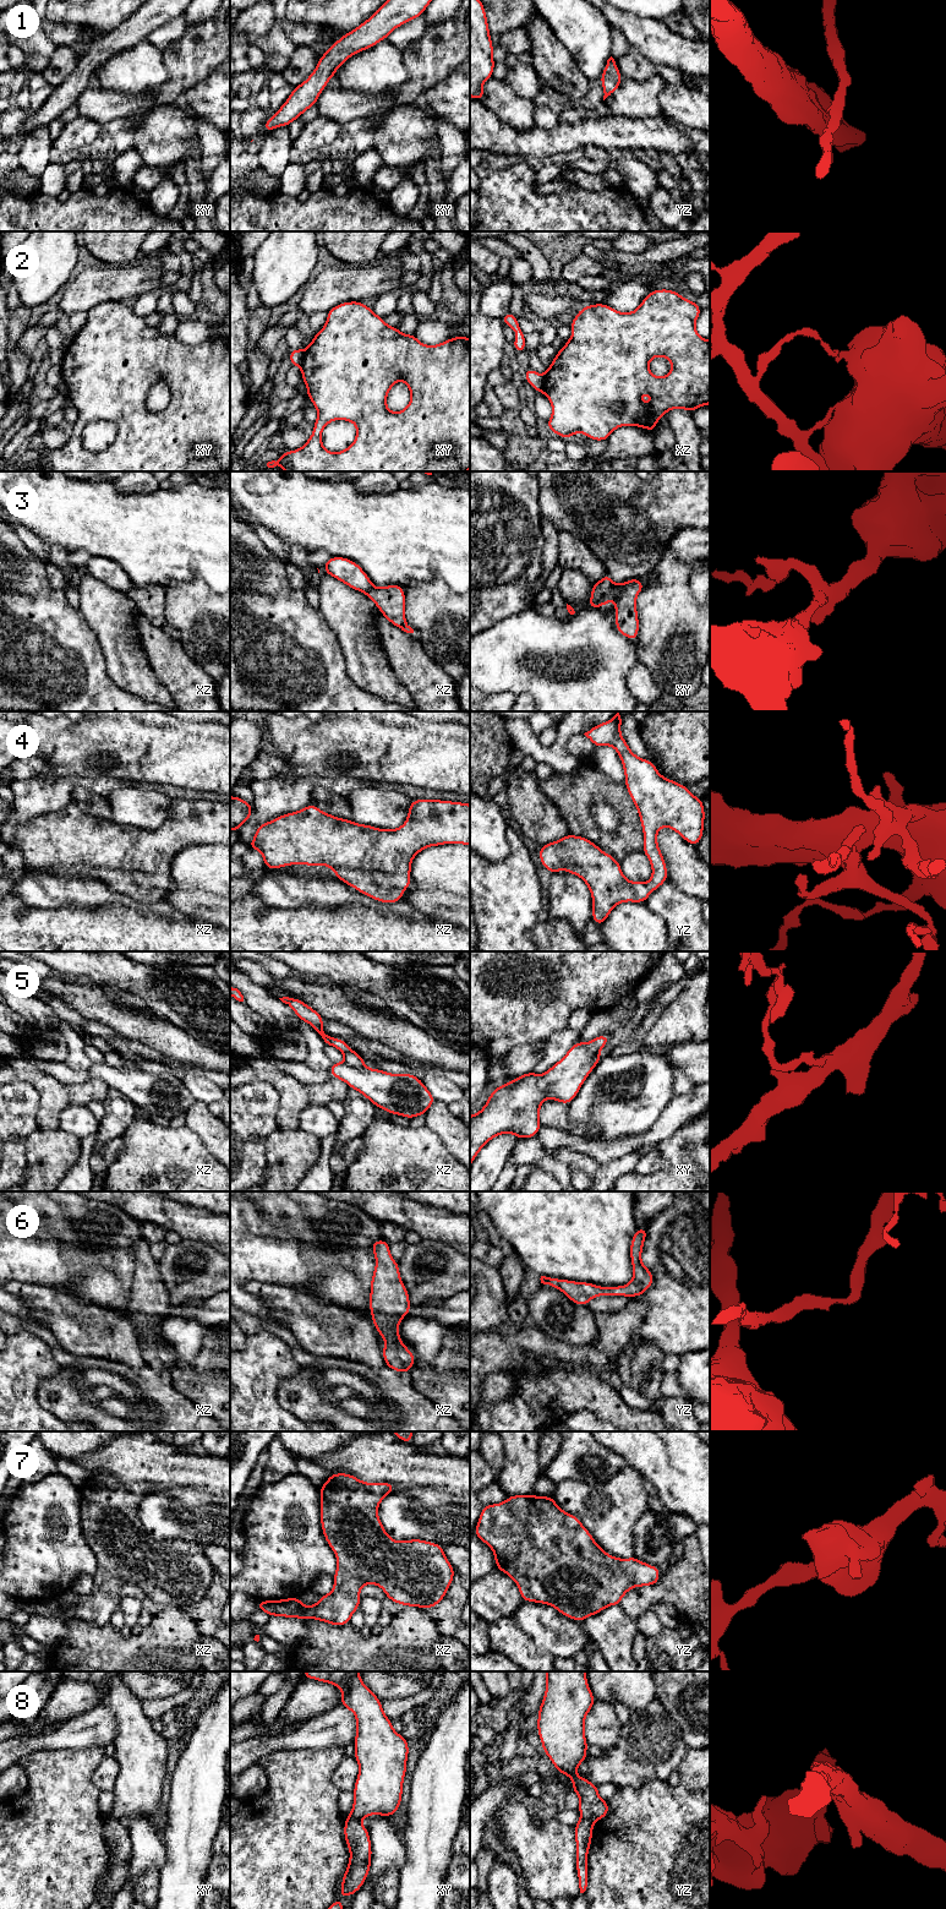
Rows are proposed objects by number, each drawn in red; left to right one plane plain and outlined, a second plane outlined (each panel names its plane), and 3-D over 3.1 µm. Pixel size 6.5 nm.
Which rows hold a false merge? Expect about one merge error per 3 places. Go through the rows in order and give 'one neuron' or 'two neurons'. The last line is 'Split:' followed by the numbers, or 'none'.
1: one neuron
2: two neurons
3: two neurons
4: one neuron
5: two neurons
6: one neuron
7: one neuron
8: two neurons
Split: 2, 3, 5, 8

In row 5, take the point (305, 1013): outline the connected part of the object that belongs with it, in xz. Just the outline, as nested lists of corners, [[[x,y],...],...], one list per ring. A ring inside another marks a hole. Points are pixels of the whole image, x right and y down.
[[[283,997],[279,999],[288,1004],[301,1021],[306,1021],[315,1029],[326,1046],[339,1049],[344,1054],[346,1064],[350,1067],[365,1067],[365,1059],[351,1049],[344,1040],[330,1037],[323,1031],[323,1016],[319,1013],[297,998]]]

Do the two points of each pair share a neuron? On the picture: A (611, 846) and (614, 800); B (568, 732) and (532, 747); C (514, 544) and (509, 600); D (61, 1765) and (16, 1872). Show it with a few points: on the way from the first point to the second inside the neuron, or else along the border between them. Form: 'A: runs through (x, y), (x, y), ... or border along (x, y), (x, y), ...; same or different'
A: runs through (622, 835), (624, 833), (624, 811); same
B: runs through (559, 741), (551, 750), (541, 750); same
C: runs through (509, 557), (509, 587); same
D: runs through (60, 1792), (60, 1809), (55, 1830), (43, 1845); same

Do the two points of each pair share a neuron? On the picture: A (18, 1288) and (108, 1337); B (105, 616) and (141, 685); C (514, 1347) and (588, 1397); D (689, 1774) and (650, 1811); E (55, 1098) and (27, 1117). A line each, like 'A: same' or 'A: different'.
A: same
B: same
C: same
D: different
E: different

